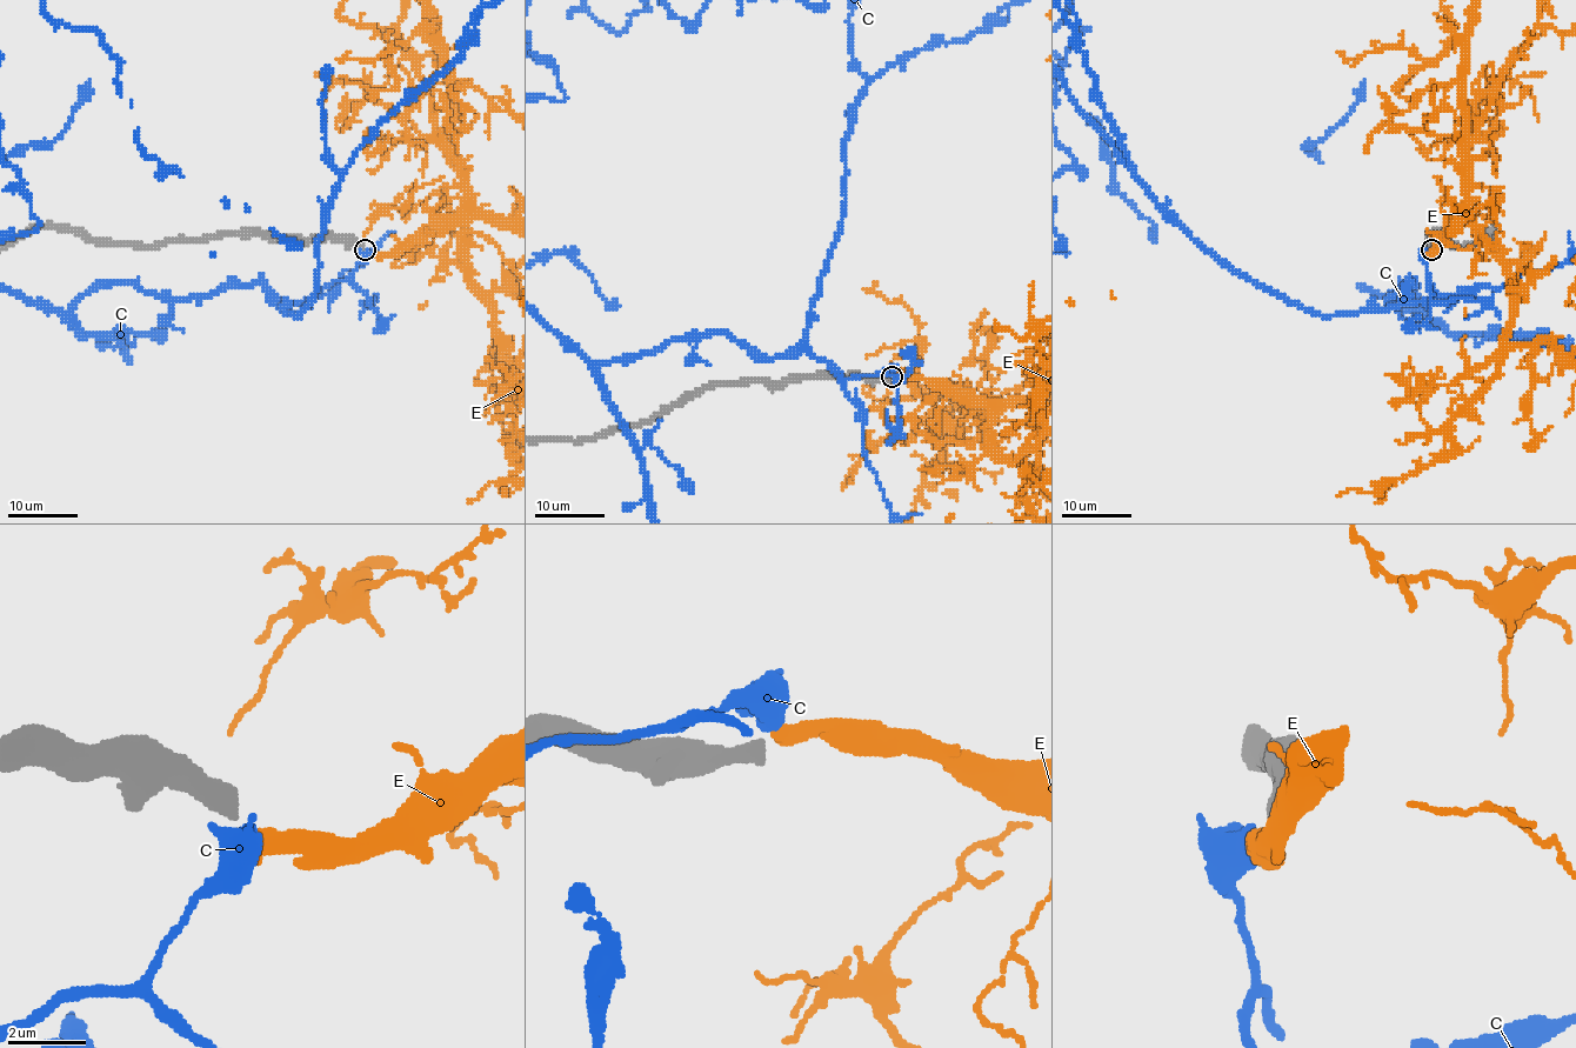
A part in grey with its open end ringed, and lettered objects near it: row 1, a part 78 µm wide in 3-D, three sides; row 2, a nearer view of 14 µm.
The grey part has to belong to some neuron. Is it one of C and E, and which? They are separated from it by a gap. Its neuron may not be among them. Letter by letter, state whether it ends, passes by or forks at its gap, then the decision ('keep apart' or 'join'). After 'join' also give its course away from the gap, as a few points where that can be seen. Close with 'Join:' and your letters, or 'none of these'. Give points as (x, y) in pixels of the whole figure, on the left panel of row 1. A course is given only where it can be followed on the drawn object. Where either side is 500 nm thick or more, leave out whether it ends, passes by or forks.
C: keep apart
E: it ends; join
Join: E

